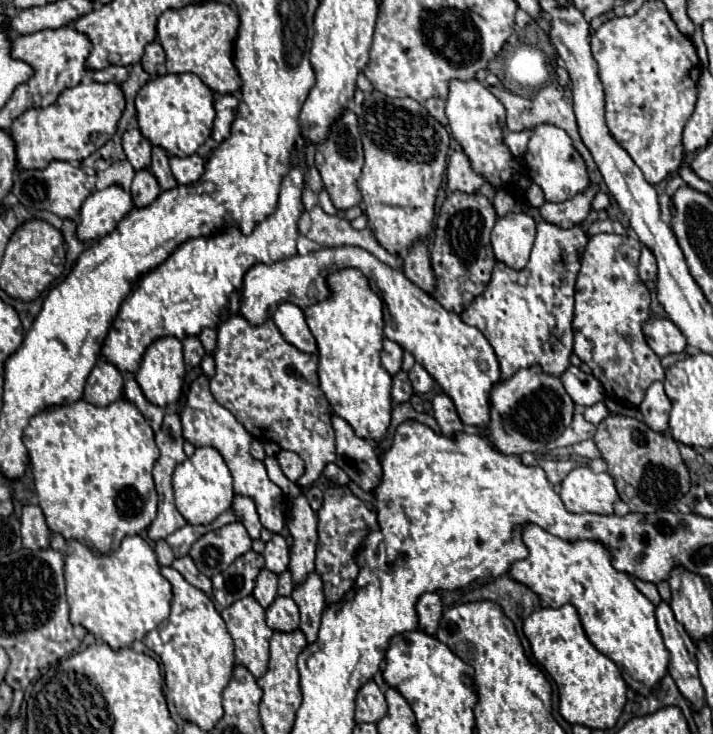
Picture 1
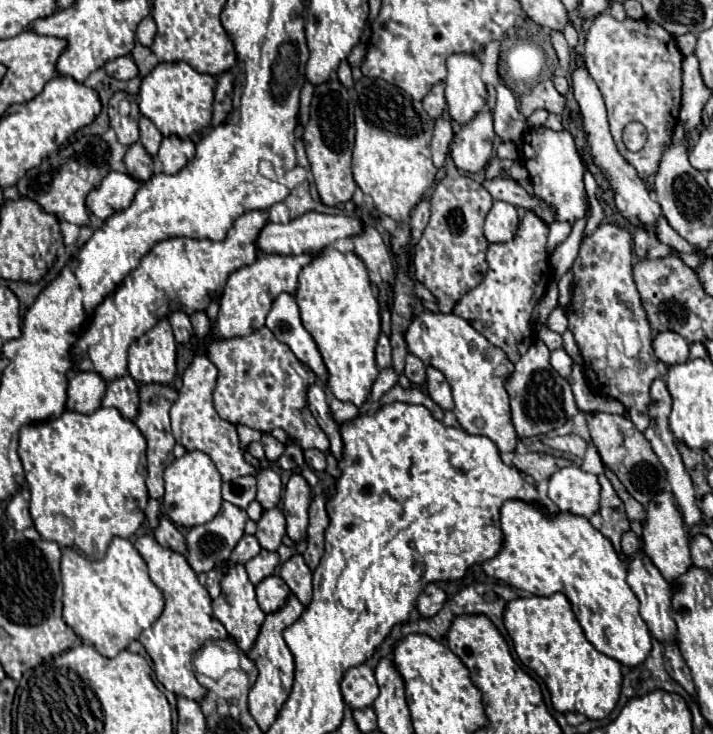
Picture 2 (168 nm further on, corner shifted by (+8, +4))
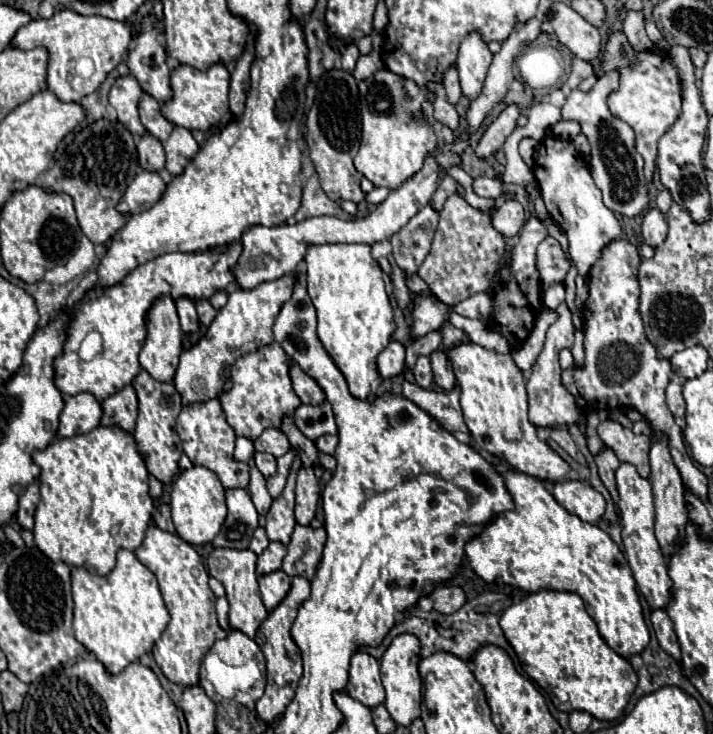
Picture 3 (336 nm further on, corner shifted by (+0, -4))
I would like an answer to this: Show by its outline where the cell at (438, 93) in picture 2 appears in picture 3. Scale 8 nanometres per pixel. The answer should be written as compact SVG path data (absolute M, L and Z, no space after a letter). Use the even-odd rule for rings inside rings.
M451 67L443 79L443 87L445 87L445 95L447 95L447 101L451 105L455 105L461 97L461 85L459 85L459 79L457 79L457 71L455 67Z

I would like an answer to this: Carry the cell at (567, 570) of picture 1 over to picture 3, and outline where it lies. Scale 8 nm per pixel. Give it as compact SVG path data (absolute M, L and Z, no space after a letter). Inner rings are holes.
M507 471L503 477L505 477L505 485L509 493L513 495L515 509L501 513L491 525L485 527L485 531L479 537L471 539L465 545L465 555L473 571L487 583L503 581L525 593L537 593L541 589L577 593L585 601L585 607L591 619L597 623L599 635L617 655L629 659L631 655L643 653L645 647L649 645L649 627L645 623L635 579L631 575L631 569L623 551L615 545L615 541L603 529L599 529L593 523L585 523L577 515L571 515L569 511L565 511L547 491L543 481L519 471Z

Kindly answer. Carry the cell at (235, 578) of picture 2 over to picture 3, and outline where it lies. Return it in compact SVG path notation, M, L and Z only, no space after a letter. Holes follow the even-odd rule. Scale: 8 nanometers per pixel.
M213 549L207 561L209 575L219 579L225 587L227 601L229 601L229 627L235 631L243 631L247 637L255 637L259 625L267 619L267 609L261 601L259 585L257 585L257 575L255 575L255 561L257 555L251 553L249 549L245 551L235 551L235 549Z

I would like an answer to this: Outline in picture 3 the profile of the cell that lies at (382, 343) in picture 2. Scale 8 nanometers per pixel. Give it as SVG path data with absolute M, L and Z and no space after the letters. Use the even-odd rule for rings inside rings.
M391 341L377 357L377 369L383 379L401 375L403 373L403 361L405 361L405 347L399 341Z

